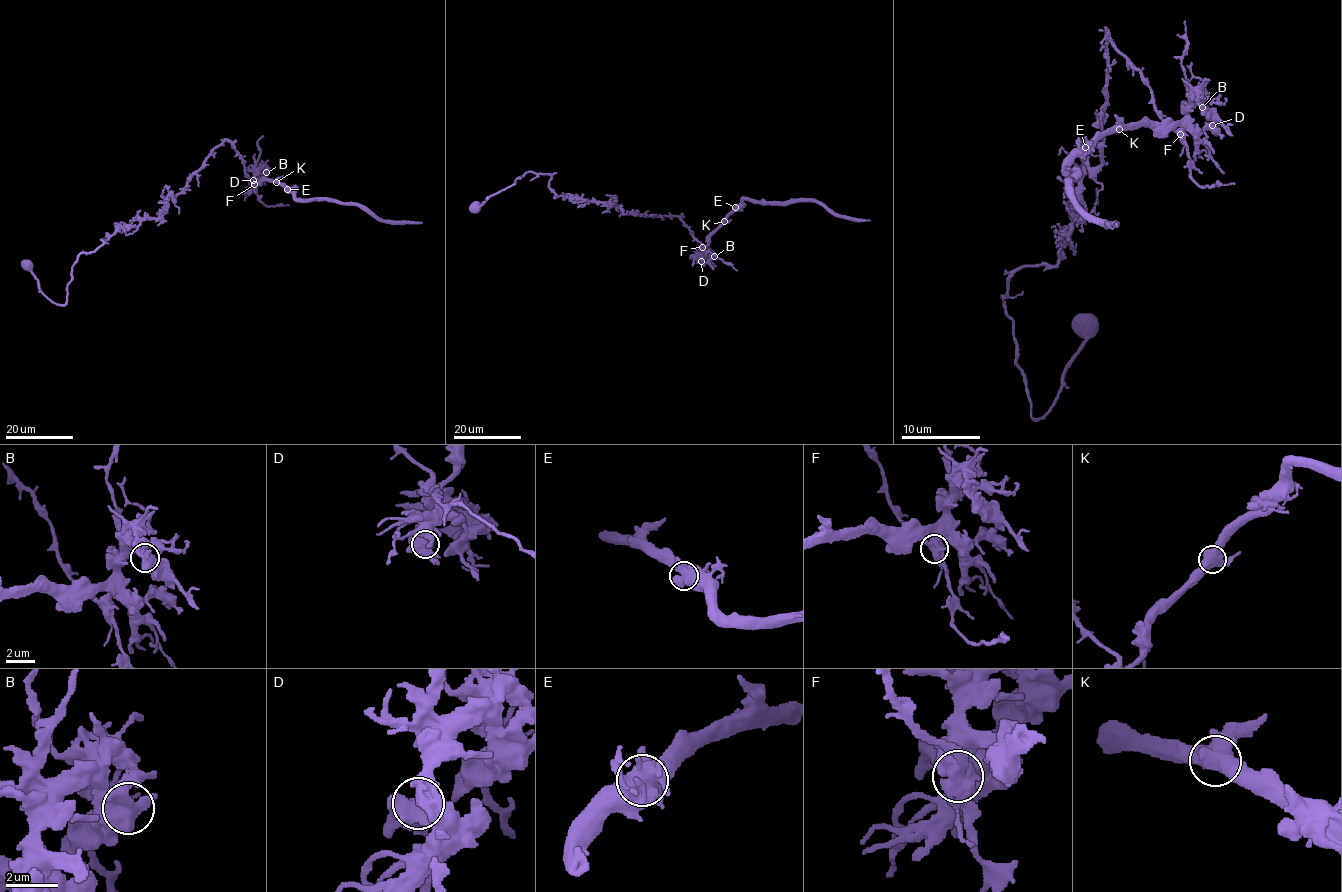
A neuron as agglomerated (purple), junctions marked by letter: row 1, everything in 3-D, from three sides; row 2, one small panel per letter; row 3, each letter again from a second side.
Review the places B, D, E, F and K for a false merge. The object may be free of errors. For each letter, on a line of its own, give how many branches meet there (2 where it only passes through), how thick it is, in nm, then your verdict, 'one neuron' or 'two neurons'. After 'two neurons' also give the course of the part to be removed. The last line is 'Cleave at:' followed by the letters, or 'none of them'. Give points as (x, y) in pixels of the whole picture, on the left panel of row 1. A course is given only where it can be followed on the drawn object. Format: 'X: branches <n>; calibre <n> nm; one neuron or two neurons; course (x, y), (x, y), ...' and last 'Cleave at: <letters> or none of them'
B: branches 3; calibre 550 nm; one neuron
D: branches 3; calibre 550 nm; one neuron
E: branches 3; calibre 550 nm; one neuron
F: branches 3; calibre 550 nm; two neurons; course (254, 184), (223, 140), (159, 217), (81, 252), (65, 304), (44, 294), (24, 260)
K: branches 3; calibre 550 nm; one neuron
Cleave at: F

